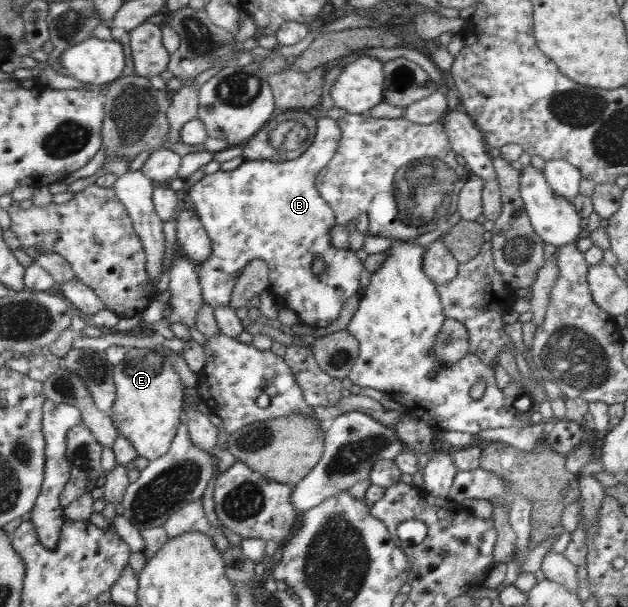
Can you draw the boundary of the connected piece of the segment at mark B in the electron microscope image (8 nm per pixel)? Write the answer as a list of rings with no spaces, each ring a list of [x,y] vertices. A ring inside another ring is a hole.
[[[322,117],[317,119],[316,121],[316,136],[314,139],[307,143],[307,150],[303,152],[301,155],[296,156],[295,159],[287,160],[284,162],[274,162],[269,160],[261,159],[253,159],[253,160],[244,160],[243,163],[232,171],[222,171],[218,170],[213,174],[205,174],[204,177],[199,179],[193,187],[190,187],[190,192],[188,194],[189,199],[191,200],[191,205],[194,206],[194,210],[199,214],[199,220],[203,222],[203,227],[207,230],[207,234],[209,234],[209,238],[211,238],[211,257],[207,257],[207,261],[203,261],[198,266],[198,276],[199,283],[202,289],[202,299],[204,303],[211,306],[214,310],[219,309],[219,307],[227,307],[230,305],[231,294],[233,293],[233,286],[237,281],[237,277],[242,272],[242,269],[247,265],[247,262],[251,261],[251,259],[263,259],[263,261],[267,262],[267,266],[269,266],[269,293],[278,293],[283,297],[283,305],[285,307],[292,310],[296,313],[298,319],[304,324],[308,325],[312,328],[325,327],[330,323],[333,323],[341,313],[341,309],[344,307],[344,303],[350,298],[353,297],[357,293],[357,291],[362,290],[359,282],[359,277],[361,277],[361,271],[364,269],[363,261],[359,260],[355,256],[355,253],[352,250],[339,249],[335,247],[331,243],[331,228],[336,224],[335,214],[331,206],[325,201],[319,191],[315,186],[315,179],[317,179],[317,175],[329,161],[335,155],[337,148],[339,147],[341,141],[341,129],[339,129],[339,125],[337,125],[337,121],[329,118]],[[315,259],[321,259],[323,263],[327,264],[330,272],[326,275],[322,275],[317,277],[315,273],[311,269],[313,269],[313,261]]]

